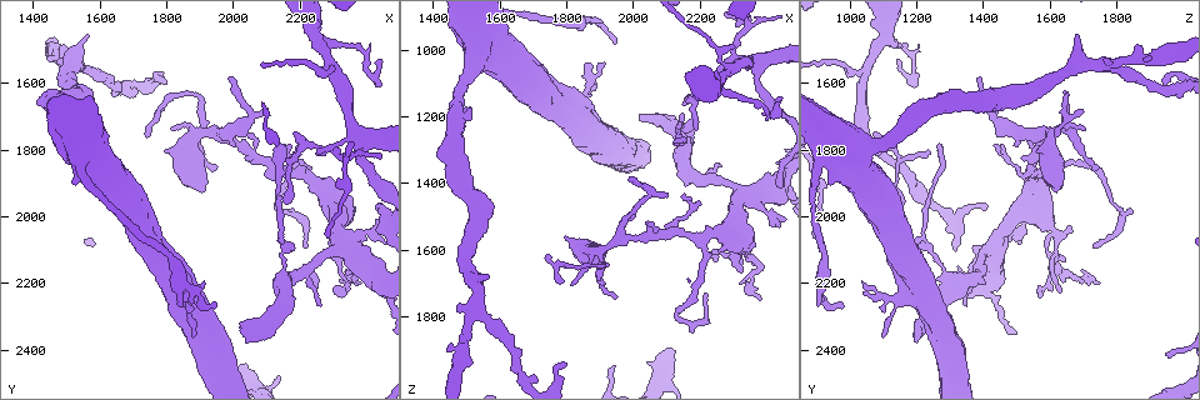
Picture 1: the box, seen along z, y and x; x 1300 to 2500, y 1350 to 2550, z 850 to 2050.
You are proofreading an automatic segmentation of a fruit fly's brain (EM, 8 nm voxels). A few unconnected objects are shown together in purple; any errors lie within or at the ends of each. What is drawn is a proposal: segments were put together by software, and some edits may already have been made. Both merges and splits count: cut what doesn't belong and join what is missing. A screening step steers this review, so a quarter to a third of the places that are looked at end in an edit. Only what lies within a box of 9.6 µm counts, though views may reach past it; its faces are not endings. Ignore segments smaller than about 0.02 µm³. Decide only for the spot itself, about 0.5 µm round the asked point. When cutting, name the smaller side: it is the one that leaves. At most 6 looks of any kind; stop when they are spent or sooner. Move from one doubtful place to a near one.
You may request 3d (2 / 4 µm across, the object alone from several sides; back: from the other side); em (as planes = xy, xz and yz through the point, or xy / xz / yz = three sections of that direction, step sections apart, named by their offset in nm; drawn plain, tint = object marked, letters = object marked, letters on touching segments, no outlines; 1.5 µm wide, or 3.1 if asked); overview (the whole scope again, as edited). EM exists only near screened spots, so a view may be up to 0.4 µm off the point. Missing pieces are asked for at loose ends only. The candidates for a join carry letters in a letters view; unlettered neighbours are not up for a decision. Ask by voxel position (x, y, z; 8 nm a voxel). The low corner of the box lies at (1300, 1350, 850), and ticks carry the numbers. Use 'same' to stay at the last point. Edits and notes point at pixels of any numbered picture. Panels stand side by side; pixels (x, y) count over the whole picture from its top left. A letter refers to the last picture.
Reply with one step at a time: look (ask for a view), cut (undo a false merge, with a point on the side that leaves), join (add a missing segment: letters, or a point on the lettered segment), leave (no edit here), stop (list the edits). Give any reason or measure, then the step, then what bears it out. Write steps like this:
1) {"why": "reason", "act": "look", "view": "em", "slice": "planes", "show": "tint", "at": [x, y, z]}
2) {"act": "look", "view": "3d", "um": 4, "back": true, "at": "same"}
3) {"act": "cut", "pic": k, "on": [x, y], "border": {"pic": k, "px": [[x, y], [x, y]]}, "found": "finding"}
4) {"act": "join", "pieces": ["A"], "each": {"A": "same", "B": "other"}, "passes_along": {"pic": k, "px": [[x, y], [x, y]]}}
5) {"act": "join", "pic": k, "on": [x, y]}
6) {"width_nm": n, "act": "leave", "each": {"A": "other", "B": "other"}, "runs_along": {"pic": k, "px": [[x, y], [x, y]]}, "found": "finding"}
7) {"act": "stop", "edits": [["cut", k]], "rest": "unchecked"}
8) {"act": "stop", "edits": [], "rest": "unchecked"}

{"why": "sharp bend", "act": "look", "view": "3d", "um": 4, "at": [1890, 1630, 1660]}

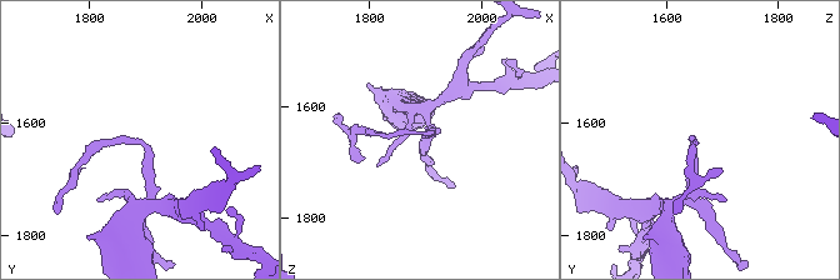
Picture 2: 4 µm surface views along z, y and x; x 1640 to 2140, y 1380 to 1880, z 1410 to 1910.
{"why": "need the tissue", "act": "look", "view": "em", "slice": "planes", "show": "letters", "at": [1890, 1635, 1650]}

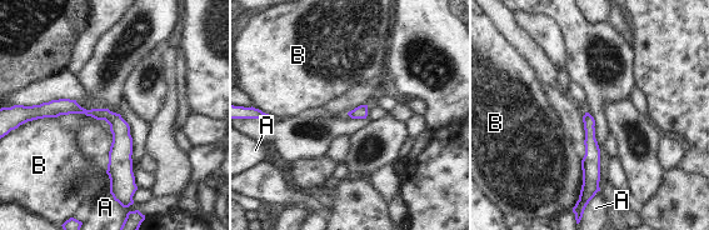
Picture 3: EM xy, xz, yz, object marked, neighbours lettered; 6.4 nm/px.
{"width_nm": 80, "longest_contact_nm": ["B", 260], "act": "leave", "each": {"A": "other", "B": "other"}, "found": "one cell here"}

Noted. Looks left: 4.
{"why": "free end", "act": "look", "view": "3d", "um": 2, "at": [2410, 2090, 1360]}

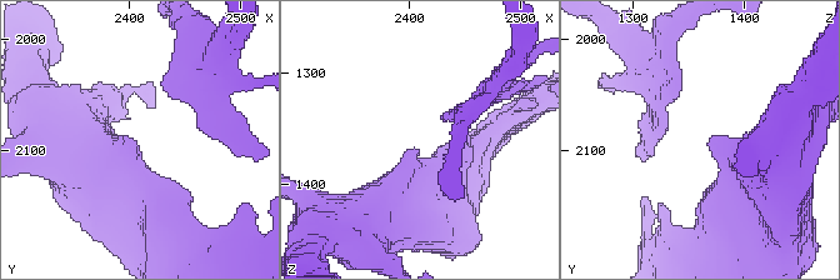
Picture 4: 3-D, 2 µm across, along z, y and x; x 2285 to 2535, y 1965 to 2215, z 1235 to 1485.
{"why": "shape alone is not enough", "act": "look", "view": "em", "slice": "planes", "show": "letters", "at": [2406, 2090, 1370]}

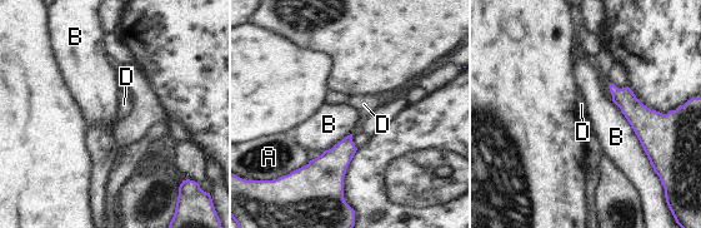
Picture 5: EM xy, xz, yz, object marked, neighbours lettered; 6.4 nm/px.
{"act": "leave", "each": {"A": "other", "B": "other", "D": "other"}, "found": "none of them fits"}

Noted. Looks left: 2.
{"why": "thick end", "act": "look", "view": "em", "slice": "planes", "show": "letters", "at": [1530, 1900, 950]}

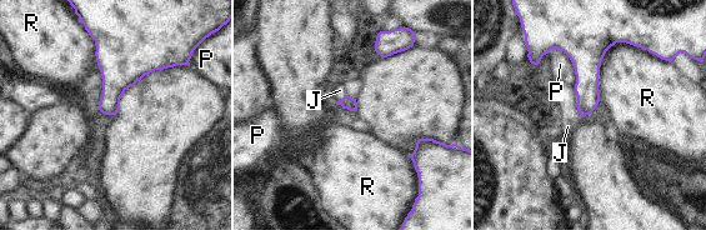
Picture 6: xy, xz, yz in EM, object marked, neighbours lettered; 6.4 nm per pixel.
{"act": "join", "pic": 6, "on": [340, 90], "each": {"J": "same", "P": "other", "R": "other"}, "passes_along": {"pic": 6, "px": [[348, 103], [341, 99], [340, 90]]}, "found": "it goes on there"}

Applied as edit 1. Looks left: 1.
{"act": "stop", "edits": [["join", 6]], "rest": "unchecked"}

